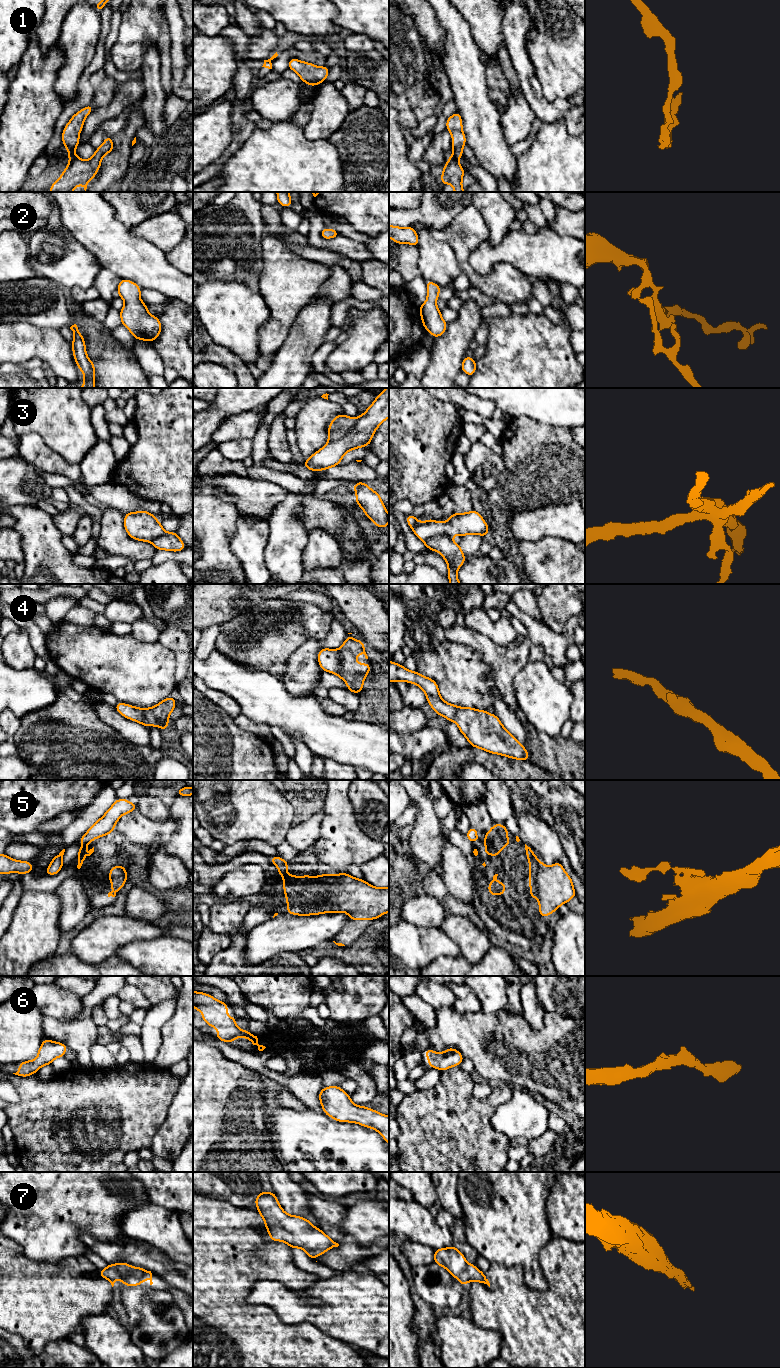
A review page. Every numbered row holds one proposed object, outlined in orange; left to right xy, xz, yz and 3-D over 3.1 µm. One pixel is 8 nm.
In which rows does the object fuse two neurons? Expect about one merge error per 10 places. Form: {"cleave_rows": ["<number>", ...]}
{"cleave_rows": ["1", "3"]}

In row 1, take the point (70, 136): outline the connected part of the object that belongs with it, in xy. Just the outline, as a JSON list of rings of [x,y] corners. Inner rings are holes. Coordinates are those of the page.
[[[92,104],[75,113],[69,120],[62,133],[63,146],[68,150],[68,158],[71,161],[75,156],[75,149],[79,145],[79,134],[83,129],[85,118],[93,111]]]

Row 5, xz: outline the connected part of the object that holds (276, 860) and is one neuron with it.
[[[278,855],[271,857],[270,862],[277,866],[278,875],[284,879],[283,890],[285,901],[288,903],[286,910],[291,915],[308,916],[344,912],[349,915],[350,920],[374,920],[389,912],[389,887],[374,887],[364,879],[356,879],[348,873],[323,874],[316,877],[293,876],[285,873],[290,862],[286,862]]]

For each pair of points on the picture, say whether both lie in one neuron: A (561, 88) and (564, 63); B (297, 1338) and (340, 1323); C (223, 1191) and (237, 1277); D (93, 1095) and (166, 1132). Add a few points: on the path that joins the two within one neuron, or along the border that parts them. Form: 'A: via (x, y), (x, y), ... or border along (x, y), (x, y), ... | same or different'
A: via (561, 82), (562, 69) | same
B: border along (296, 1324), (311, 1323), (322, 1332), (340, 1341) | different
C: border along (203, 1194), (228, 1201) | different
D: border along (169, 1107), (166, 1118), (156, 1131), (150, 1147) | different

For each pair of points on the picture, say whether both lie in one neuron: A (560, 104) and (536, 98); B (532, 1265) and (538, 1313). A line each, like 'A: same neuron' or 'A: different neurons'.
A: same neuron
B: different neurons

